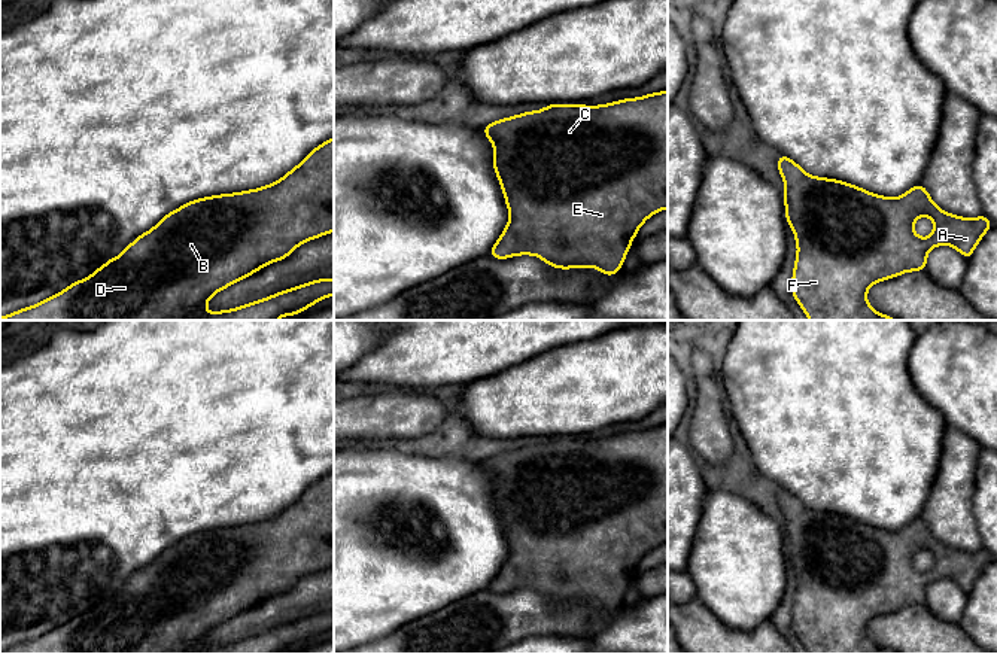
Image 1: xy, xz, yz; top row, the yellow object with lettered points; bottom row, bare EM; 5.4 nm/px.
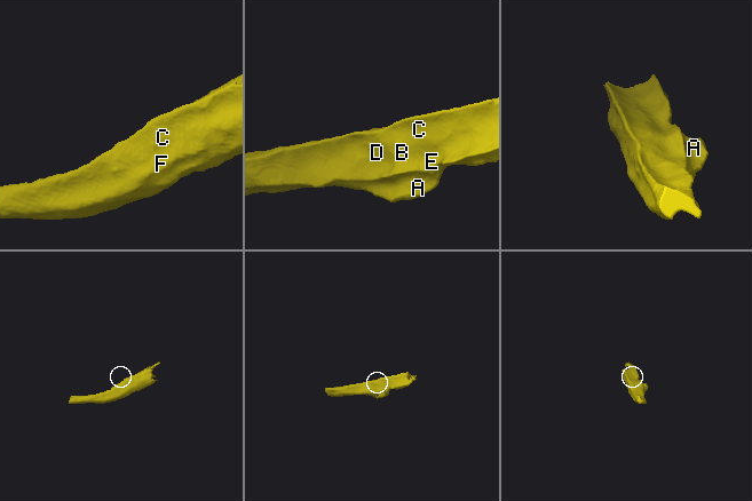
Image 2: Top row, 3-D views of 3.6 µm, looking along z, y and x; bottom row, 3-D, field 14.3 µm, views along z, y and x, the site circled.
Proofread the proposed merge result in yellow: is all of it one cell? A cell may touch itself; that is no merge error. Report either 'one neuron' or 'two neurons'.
one neuron

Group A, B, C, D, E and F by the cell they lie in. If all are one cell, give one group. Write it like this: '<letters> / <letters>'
A B C D E F

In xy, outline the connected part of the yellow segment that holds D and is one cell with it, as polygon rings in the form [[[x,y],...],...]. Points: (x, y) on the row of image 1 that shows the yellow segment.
[[[334,137],[314,150],[279,182],[252,191],[213,195],[183,204],[139,235],[116,258],[63,292],[0,320],[277,320],[307,310],[334,295],[334,279],[319,279],[232,310],[206,313],[207,301],[230,285],[262,267],[289,256],[301,243],[334,231]]]

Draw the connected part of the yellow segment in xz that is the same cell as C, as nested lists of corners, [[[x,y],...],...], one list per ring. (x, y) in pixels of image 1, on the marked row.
[[[668,89],[601,106],[548,104],[495,121],[481,128],[495,147],[493,167],[505,195],[510,220],[487,256],[539,256],[548,267],[595,267],[605,276],[623,268],[641,225],[668,209]]]

